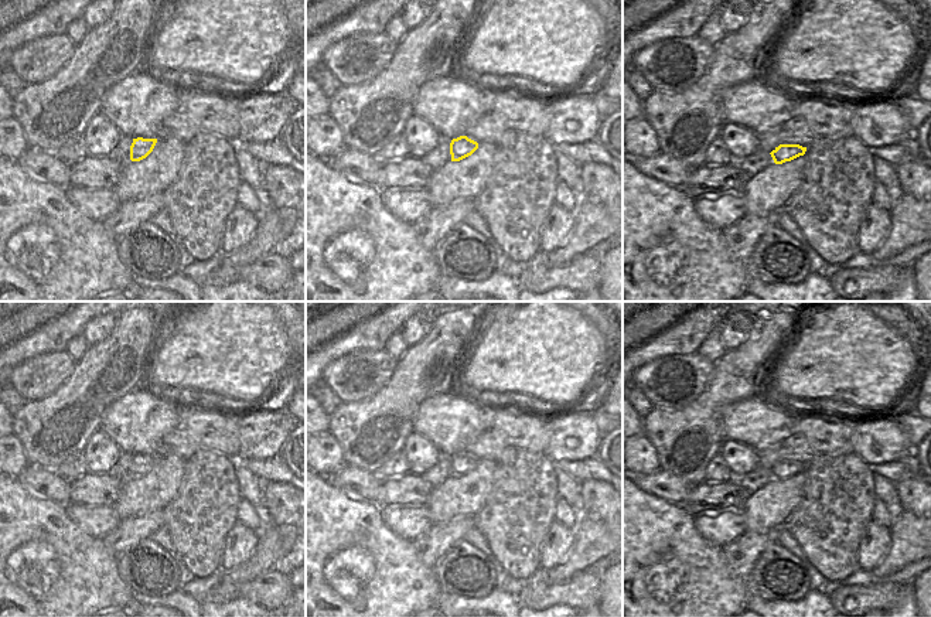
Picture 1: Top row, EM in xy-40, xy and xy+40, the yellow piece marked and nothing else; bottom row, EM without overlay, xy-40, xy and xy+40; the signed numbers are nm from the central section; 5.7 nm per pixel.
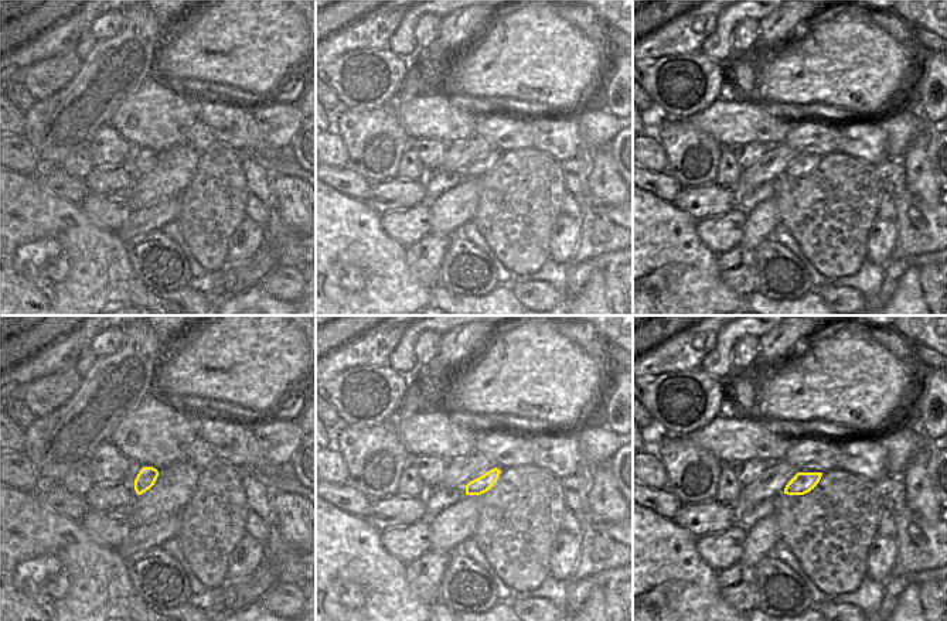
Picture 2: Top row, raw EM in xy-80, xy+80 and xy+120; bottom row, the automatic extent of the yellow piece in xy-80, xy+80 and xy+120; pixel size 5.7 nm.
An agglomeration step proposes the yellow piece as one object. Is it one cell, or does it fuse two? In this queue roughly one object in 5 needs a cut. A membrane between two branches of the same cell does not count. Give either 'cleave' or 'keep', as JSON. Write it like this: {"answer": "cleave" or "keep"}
{"answer": "keep"}

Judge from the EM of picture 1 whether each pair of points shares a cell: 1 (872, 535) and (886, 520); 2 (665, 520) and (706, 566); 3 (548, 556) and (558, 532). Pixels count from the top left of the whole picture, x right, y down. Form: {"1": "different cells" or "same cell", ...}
{"1": "different cells", "2": "same cell", "3": "same cell"}

